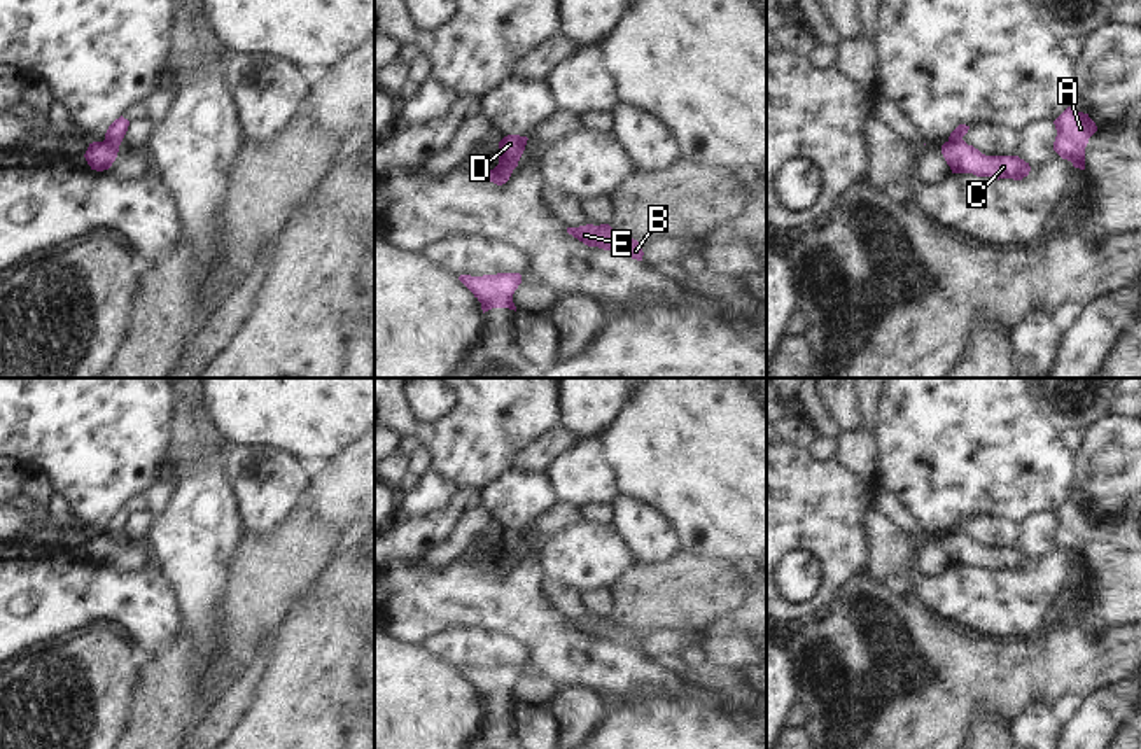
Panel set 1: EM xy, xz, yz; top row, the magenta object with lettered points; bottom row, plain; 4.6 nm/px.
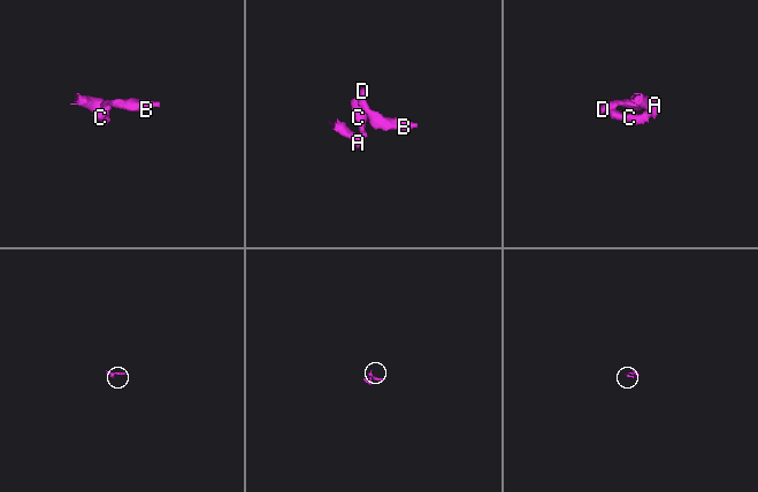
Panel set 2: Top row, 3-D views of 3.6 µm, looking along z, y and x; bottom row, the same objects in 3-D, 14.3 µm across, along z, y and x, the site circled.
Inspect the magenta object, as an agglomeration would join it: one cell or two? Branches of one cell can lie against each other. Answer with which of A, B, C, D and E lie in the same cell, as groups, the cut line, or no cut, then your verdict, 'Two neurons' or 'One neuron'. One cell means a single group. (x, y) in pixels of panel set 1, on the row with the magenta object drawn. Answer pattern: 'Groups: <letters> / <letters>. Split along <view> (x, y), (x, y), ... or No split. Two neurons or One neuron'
Groups: A C / B D E. Split along xz (497, 165), (508, 179). Two neurons

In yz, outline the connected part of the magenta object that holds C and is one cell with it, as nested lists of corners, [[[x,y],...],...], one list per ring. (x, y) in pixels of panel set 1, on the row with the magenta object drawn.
[[[962,138],[945,142],[942,154],[952,173],[973,173],[976,177],[1022,180],[1029,175],[1031,166],[1018,156],[985,156]]]

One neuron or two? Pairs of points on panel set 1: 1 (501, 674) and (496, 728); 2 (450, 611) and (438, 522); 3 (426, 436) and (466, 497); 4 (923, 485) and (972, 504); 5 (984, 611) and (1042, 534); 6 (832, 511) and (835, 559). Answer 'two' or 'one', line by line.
1: one
2: two
3: two
4: one
5: one
6: one

